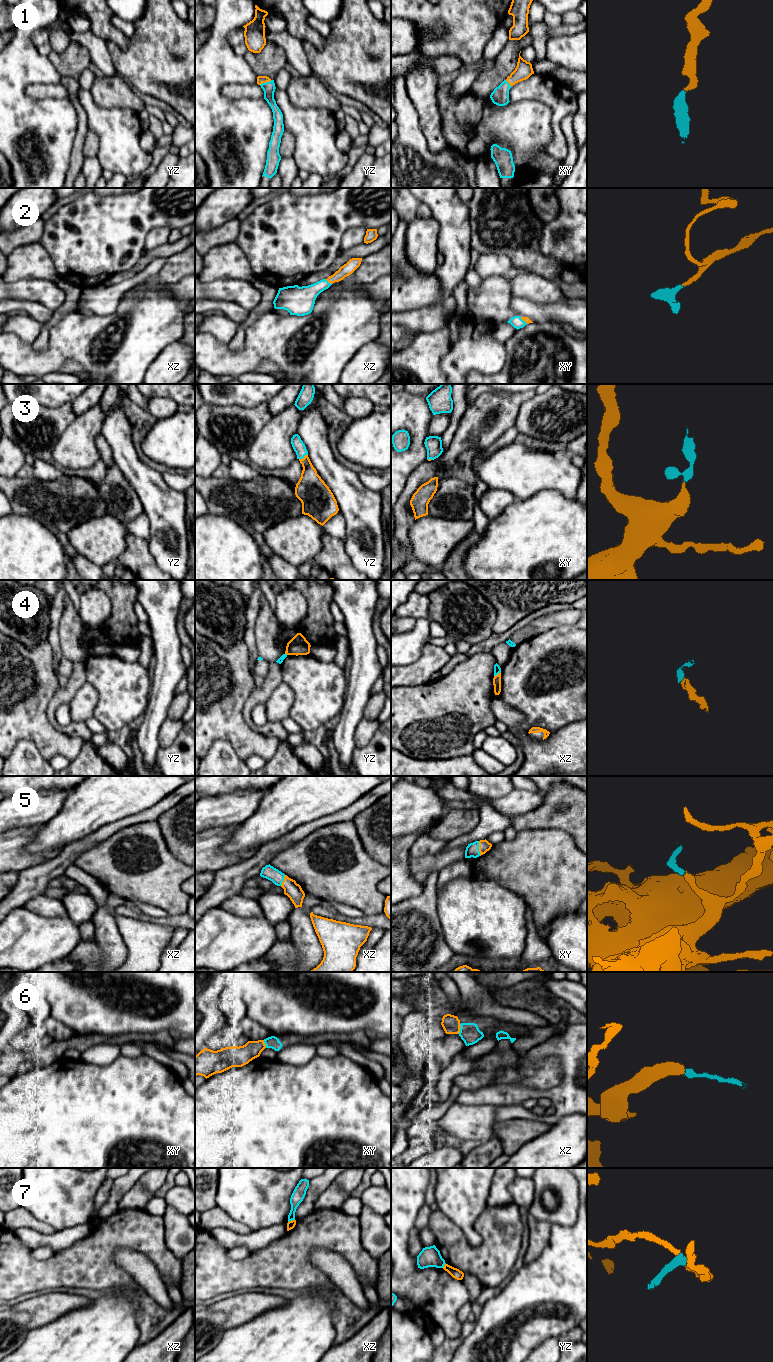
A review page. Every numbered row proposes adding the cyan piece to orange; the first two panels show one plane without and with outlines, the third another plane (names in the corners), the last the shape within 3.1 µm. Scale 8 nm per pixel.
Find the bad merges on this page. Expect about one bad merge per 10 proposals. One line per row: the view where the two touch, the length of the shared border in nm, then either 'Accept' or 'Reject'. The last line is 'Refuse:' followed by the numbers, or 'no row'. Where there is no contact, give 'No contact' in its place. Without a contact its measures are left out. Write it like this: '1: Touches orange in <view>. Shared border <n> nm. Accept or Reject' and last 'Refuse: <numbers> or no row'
1: Touches orange in yz. Shared border 100 nm. Accept
2: Touches orange in xz. Shared border 70 nm. Accept
3: Touches orange in yz. Shared border 80 nm. Accept
4: Touches orange in xz. Shared border 70 nm. Accept
5: Touches orange in xy. Shared border 120 nm. Accept
6: Touches orange in xz. Shared border 80 nm. Accept
7: Touches orange in xz. Shared border 60 nm. Reject
Refuse: 7

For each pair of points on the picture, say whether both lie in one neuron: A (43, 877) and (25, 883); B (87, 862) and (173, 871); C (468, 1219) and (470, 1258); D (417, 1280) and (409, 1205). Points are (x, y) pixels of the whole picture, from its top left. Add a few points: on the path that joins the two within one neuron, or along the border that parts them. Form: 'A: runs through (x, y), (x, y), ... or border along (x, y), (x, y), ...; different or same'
A: runs through (39, 877), (29, 883); same
B: runs through (108, 862), (131, 865), (139, 873), (152, 873); same
C: border along (456, 1223), (470, 1244), (480, 1245), (482, 1243); different
D: runs through (402, 1261), (401, 1224); same

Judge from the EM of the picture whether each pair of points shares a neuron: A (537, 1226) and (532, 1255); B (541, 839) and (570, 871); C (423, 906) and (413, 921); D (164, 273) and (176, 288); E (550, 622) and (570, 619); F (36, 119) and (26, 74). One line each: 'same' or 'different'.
A: same
B: same
C: same
D: different
E: same
F: same

